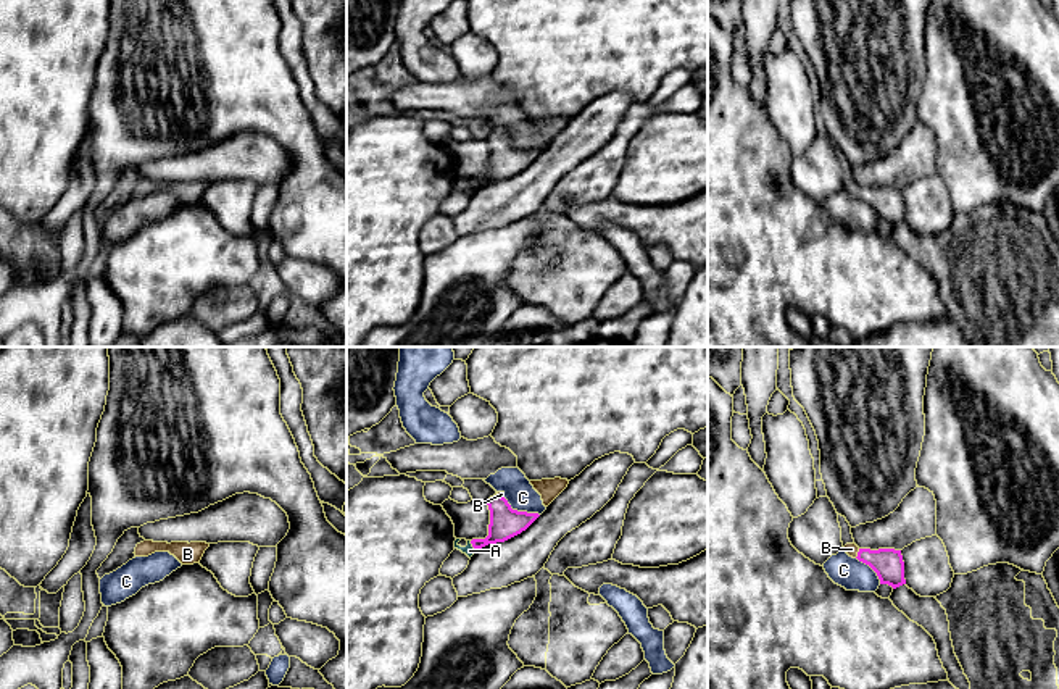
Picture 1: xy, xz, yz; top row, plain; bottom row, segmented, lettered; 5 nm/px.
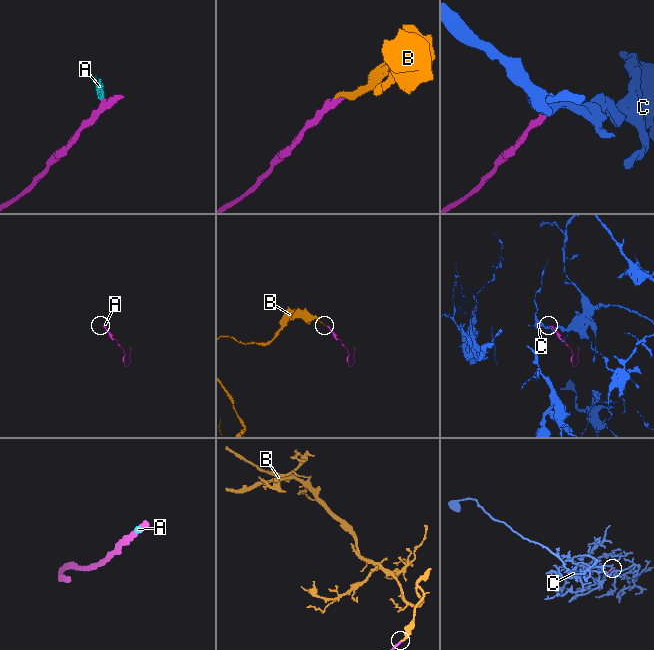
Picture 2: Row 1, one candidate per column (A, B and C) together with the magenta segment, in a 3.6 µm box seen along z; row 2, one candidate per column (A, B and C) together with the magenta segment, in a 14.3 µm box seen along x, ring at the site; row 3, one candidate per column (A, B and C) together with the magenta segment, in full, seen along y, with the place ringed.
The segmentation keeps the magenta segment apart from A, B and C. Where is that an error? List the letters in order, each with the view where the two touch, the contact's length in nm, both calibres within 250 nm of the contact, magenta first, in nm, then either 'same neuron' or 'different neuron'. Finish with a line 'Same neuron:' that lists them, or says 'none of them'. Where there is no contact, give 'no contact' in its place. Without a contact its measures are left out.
A: xz | 60 nm | 160/60 nm | different neuron
B: yz | 50 nm | 150/60 nm | same neuron
C: xz | 200 nm | 160/150 nm | different neuron
Same neuron: B

